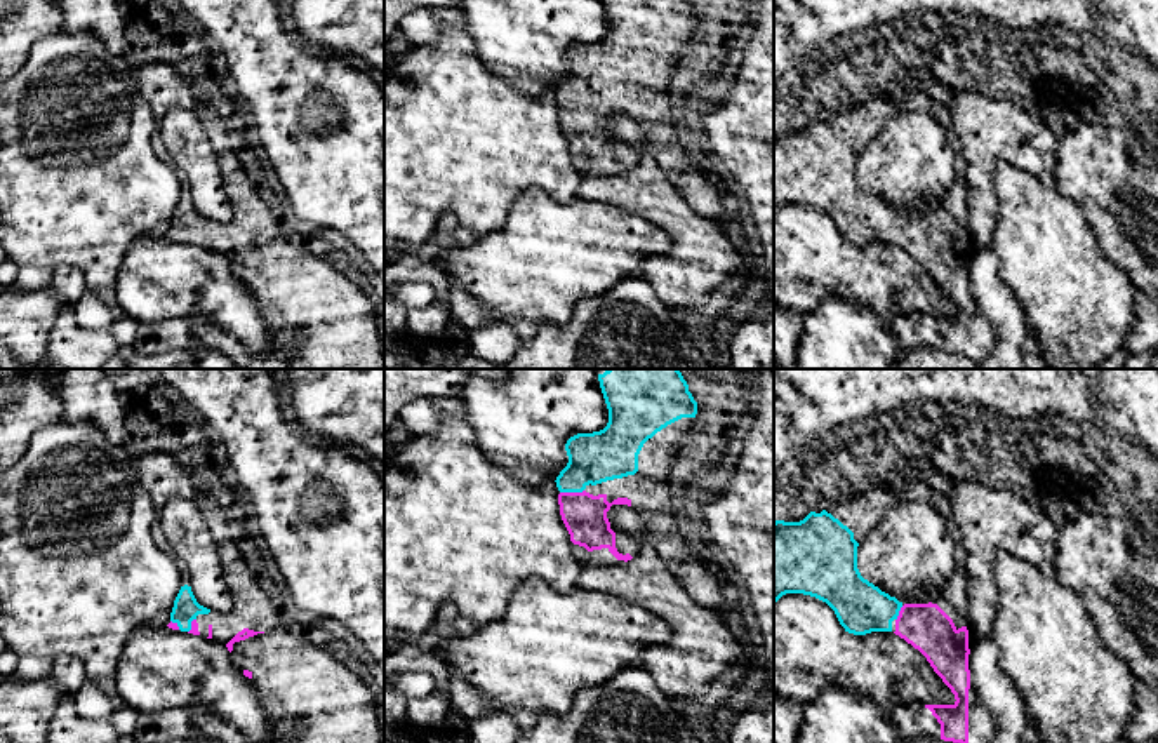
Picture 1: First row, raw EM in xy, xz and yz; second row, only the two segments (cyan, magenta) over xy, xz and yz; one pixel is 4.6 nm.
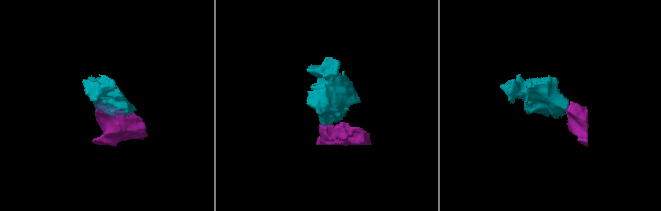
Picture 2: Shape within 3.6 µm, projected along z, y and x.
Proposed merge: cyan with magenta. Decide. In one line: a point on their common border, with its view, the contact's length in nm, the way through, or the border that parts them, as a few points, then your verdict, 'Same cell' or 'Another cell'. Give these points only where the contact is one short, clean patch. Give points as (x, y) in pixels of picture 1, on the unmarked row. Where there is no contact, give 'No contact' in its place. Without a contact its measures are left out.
Touches cyan at xz (571, 101). Shared border 110 nm. Path across: xz (593, 68), (572, 89), (571, 101), (574, 113), (585, 126). Same cell

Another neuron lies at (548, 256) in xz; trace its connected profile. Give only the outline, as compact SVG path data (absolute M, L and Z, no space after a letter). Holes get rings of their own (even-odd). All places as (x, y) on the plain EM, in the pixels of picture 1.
M529 190L513 200L499 231L449 251L440 266L485 310L534 324L565 324L582 299L605 294L626 277L638 277L647 258L669 251L671 237L628 209L577 197L565 204Z

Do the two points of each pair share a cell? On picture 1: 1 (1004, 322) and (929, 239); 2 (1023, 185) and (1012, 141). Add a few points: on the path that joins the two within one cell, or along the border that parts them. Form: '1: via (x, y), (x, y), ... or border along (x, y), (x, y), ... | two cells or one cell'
1: border along (969, 260), (969, 296), (990, 322) | two cells
2: border along (993, 167), (998, 160), (1009, 160), (1051, 183) | two cells

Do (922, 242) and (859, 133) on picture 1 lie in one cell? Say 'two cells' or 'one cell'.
one cell

